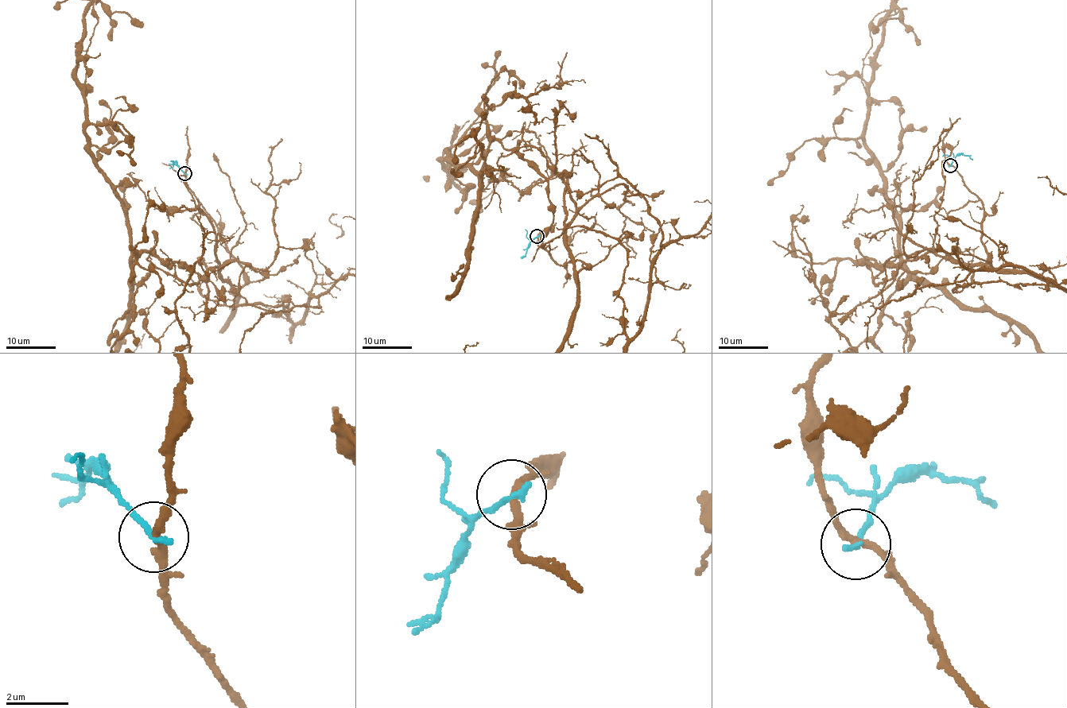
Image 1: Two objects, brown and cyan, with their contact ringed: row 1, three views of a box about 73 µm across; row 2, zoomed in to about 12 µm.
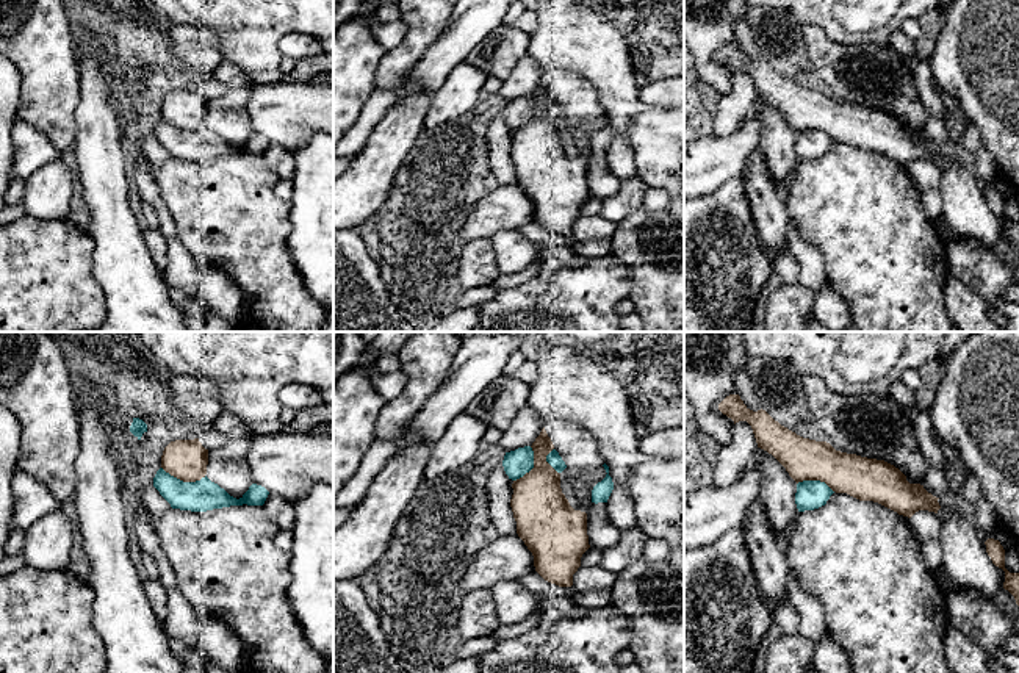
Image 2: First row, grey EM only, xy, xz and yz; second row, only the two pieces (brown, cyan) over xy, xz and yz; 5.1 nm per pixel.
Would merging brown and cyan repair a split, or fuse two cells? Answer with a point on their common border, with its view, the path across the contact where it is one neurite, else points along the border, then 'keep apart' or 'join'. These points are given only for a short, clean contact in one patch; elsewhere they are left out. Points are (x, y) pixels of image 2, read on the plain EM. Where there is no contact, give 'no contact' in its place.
meets brown in xy at (183, 130); keep apart

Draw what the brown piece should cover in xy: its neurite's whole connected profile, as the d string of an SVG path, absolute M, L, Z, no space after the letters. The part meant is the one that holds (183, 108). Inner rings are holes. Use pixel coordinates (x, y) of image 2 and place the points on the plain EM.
M199 88L171 91L161 105L161 117L183 131L196 131L205 127L208 99Z

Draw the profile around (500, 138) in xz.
M499 113L487 128L488 139L488 164L498 185L512 185L517 182L517 171L510 157L513 144L513 130L506 124Z

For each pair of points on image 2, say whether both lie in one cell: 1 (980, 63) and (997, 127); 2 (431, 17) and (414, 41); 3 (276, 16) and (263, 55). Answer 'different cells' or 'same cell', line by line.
1: same cell
2: same cell
3: same cell

